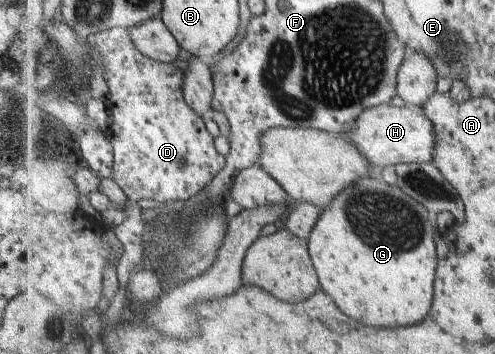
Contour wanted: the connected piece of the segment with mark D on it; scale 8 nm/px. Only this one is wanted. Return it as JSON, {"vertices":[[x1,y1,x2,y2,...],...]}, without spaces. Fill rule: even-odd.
{"vertices":[[115,27,95,33,88,42,102,55,104,78,109,89,105,101,112,118,108,133,109,142,114,150,113,180,132,201,151,210,159,210,166,202,188,200,196,196,207,184,218,180,225,170,227,158,217,150,215,138,208,132,204,119,187,104,185,98,185,72,172,64,153,60,136,47,131,30]]}

